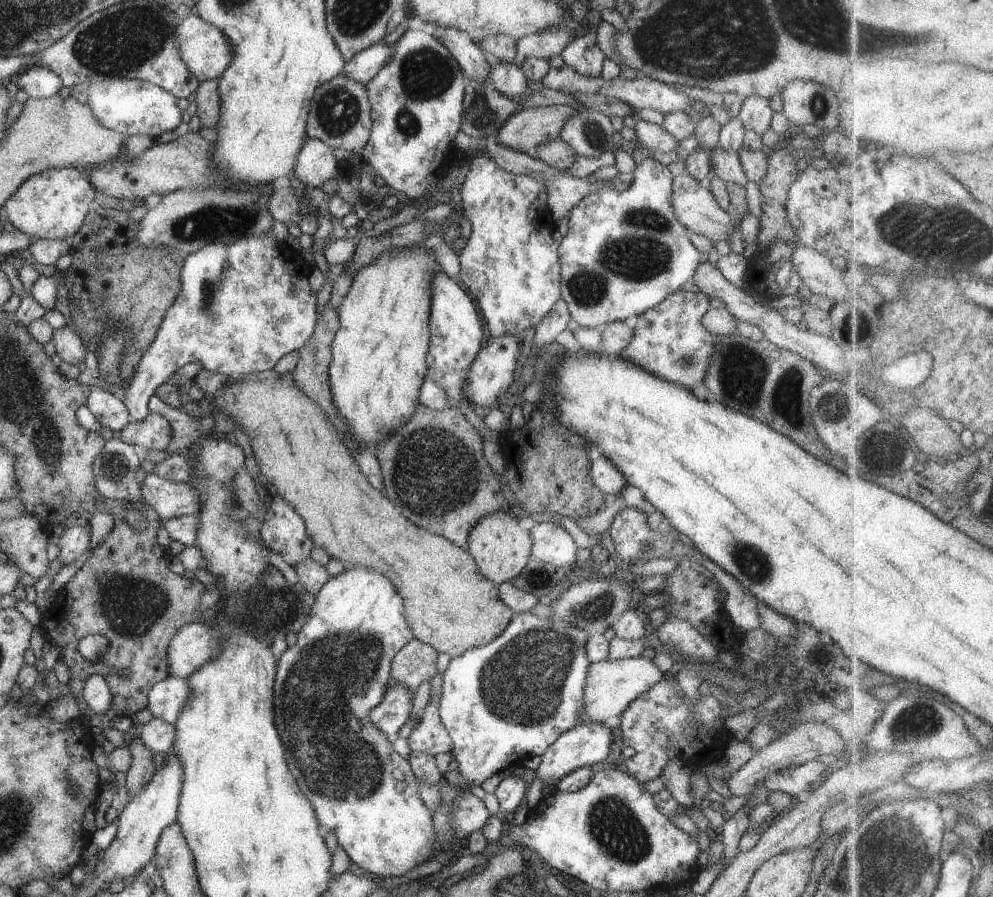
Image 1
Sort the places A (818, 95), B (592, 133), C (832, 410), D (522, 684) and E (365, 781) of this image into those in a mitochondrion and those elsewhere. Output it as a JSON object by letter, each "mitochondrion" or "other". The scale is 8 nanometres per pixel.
{"A":"mitochondrion","B":"mitochondrion","C":"mitochondrion","D":"mitochondrion","E":"mitochondrion"}

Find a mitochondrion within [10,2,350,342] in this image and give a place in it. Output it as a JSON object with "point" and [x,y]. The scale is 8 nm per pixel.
{"point":[118,44]}

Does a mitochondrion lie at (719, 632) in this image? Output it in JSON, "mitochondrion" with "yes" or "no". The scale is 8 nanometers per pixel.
{"mitochondrion":"no"}

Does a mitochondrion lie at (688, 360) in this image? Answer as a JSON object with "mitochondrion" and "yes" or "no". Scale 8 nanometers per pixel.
{"mitochondrion":"yes"}

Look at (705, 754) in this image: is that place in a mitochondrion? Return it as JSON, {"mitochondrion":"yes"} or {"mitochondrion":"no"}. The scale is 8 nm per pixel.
{"mitochondrion":"no"}

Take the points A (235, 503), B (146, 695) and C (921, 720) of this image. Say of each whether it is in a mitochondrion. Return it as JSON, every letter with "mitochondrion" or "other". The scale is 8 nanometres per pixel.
{"A":"other","B":"other","C":"mitochondrion"}

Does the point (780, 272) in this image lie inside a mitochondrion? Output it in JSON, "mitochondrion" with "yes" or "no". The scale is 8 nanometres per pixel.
{"mitochondrion":"no"}

